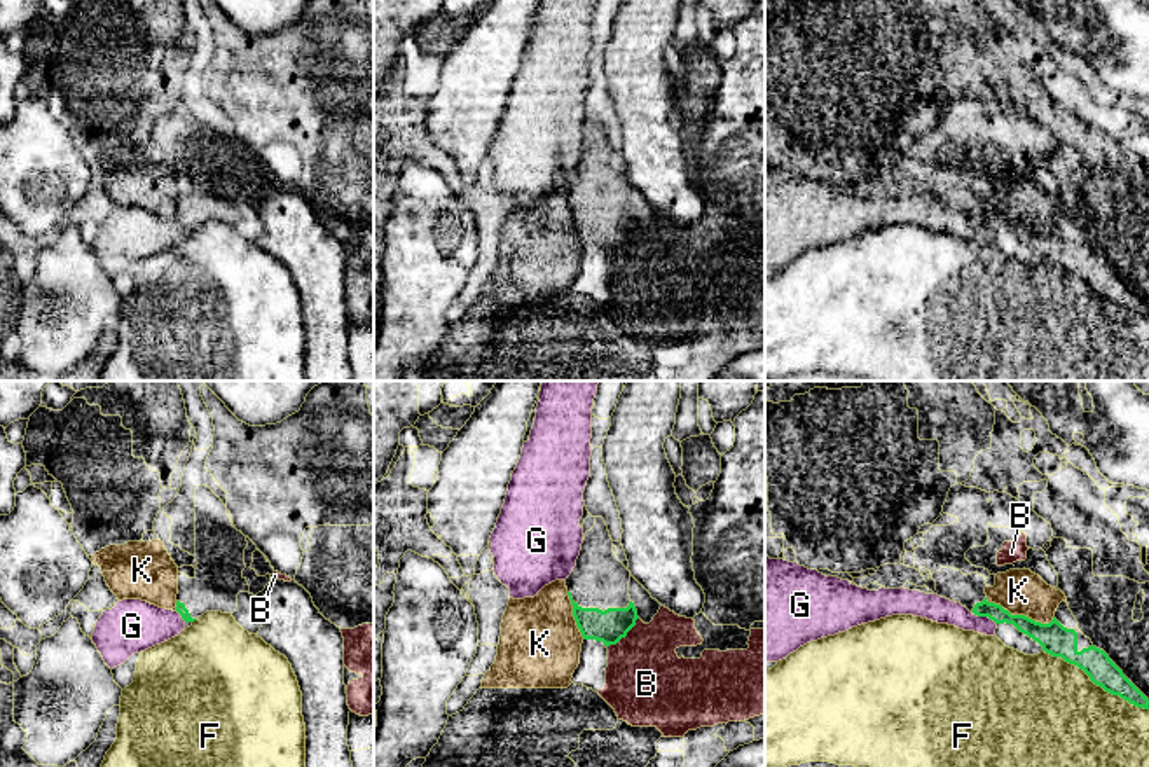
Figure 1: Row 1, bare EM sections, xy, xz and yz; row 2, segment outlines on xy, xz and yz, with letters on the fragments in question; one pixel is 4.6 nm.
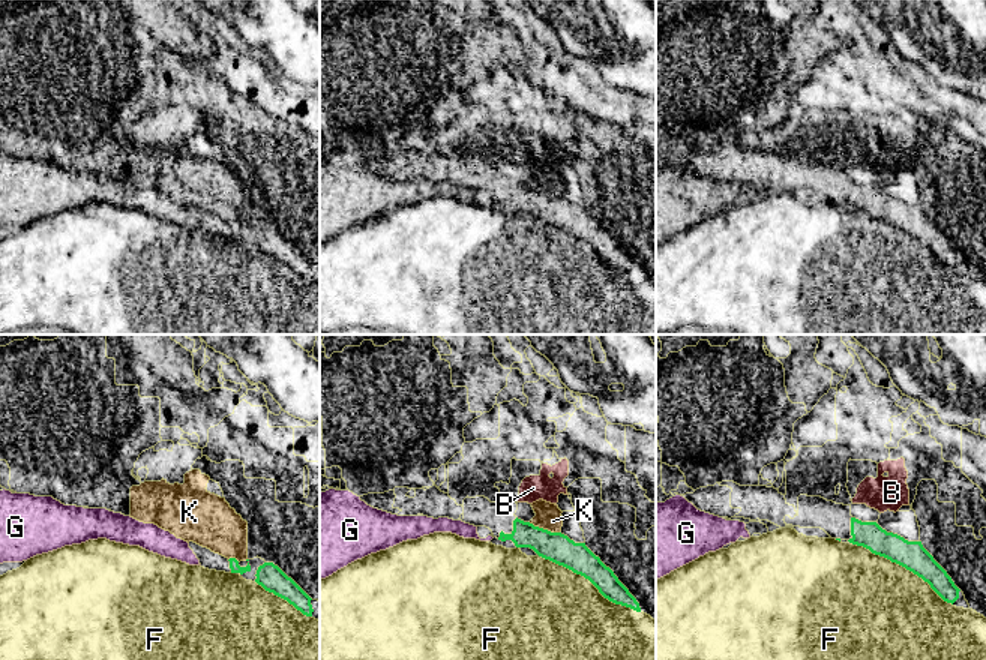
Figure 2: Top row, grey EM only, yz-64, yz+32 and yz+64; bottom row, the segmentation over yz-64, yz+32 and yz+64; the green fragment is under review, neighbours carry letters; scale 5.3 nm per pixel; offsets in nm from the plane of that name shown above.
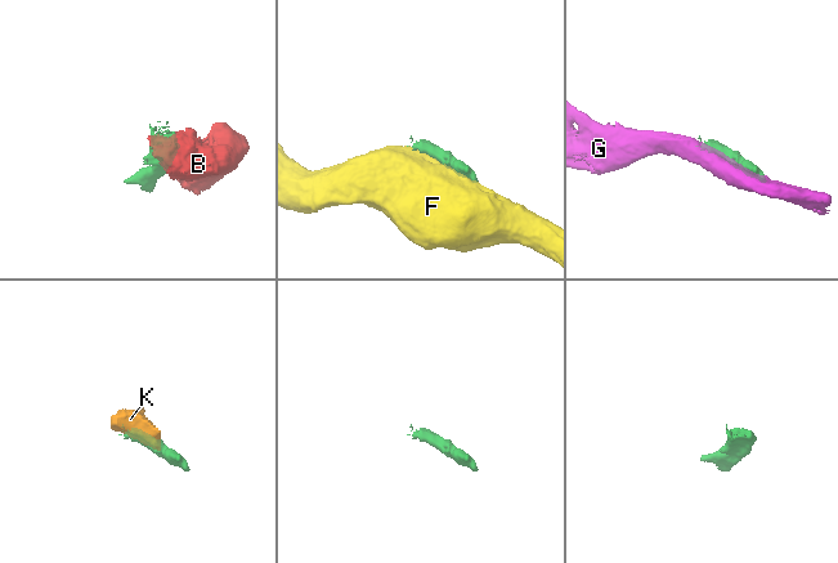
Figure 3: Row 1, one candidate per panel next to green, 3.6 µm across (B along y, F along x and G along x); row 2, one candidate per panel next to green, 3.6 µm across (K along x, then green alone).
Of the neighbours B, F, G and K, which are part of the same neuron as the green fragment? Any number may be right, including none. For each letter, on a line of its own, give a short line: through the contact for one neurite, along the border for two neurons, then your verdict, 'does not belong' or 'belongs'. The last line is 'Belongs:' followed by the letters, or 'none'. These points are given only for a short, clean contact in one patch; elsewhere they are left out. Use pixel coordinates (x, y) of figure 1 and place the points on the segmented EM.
B: xz (638, 617), (636, 624), (624, 636), (606, 647) | does not belong
F: does not belong
G: does not belong
K: does not belong
Belongs: none

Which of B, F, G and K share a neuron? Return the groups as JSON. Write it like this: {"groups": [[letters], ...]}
{"groups": [["B"], ["F"], ["G"], ["K"]]}

